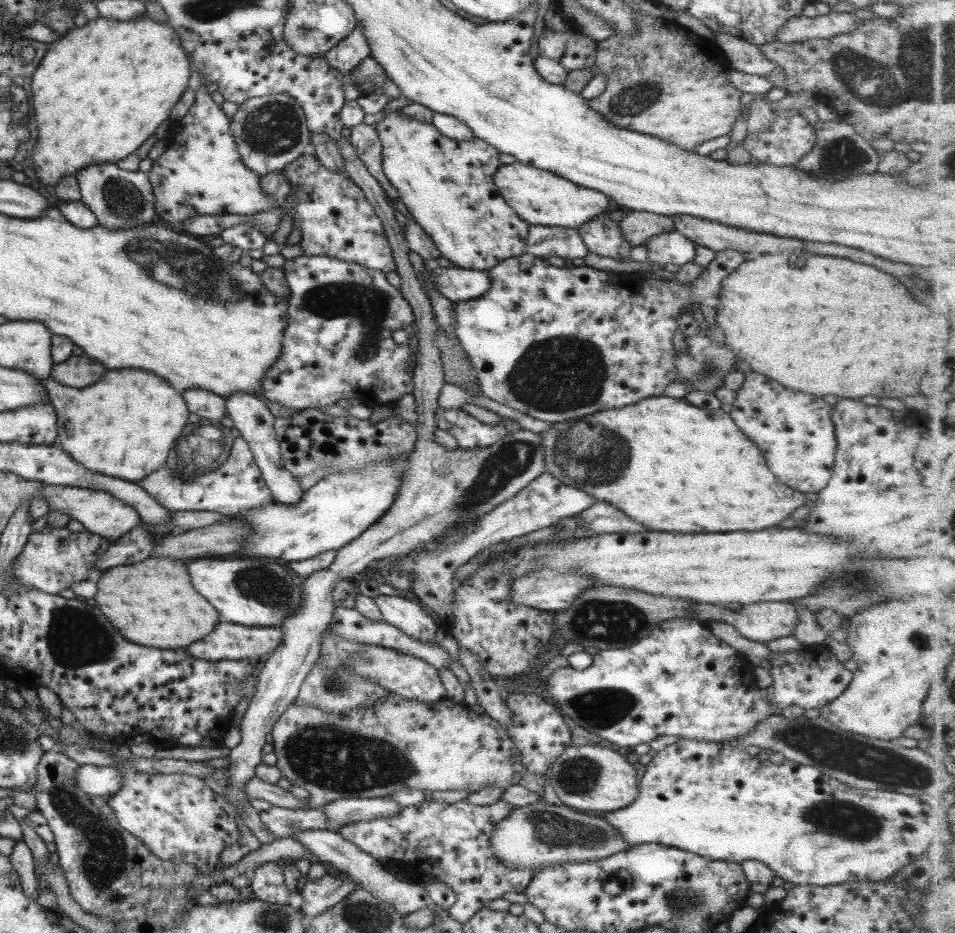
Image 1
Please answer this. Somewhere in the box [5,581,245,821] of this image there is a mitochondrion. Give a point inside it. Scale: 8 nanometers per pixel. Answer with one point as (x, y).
(73, 634)

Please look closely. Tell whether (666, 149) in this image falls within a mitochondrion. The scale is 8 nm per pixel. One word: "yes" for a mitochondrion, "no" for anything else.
no

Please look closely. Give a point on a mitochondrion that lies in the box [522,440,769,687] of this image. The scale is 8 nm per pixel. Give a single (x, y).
(606, 621)

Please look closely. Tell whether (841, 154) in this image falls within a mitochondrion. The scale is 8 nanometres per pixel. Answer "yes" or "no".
yes

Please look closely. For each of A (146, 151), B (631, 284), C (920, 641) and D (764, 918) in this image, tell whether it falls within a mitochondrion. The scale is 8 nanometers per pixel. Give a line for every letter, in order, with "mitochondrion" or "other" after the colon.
A: other
B: other
C: mitochondrion
D: other

